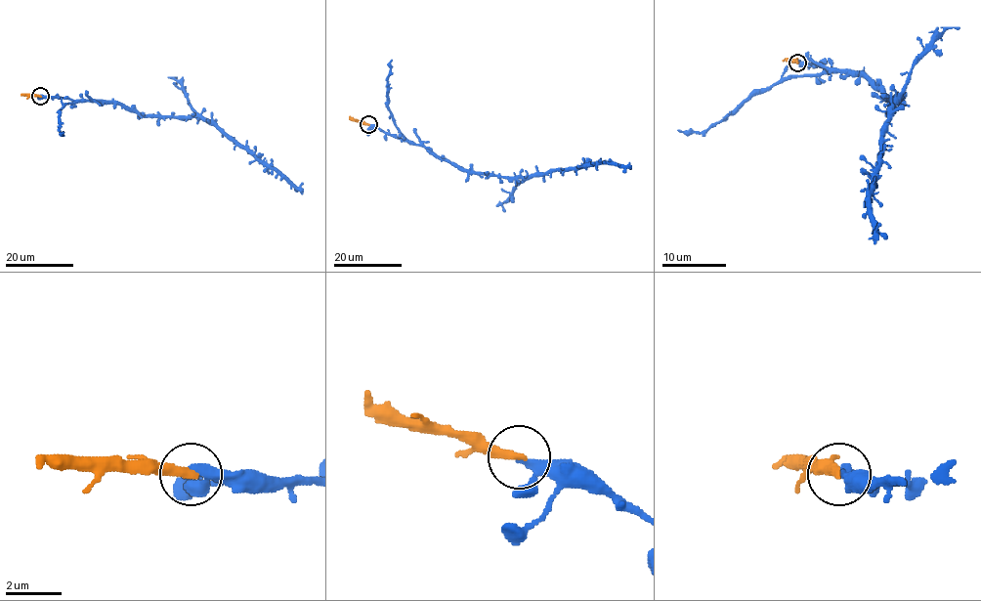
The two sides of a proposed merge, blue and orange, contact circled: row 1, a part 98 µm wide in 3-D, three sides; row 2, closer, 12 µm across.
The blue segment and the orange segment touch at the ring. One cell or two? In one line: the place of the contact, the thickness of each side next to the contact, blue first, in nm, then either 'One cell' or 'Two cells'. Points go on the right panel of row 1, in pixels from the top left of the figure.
Place: (797, 63). Thickness 280 nm (blue) against 340 nm. One cell

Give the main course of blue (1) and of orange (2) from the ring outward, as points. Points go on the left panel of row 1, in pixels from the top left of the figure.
1: (40, 96), (112, 102), (141, 114), (203, 117), (277, 168), (297, 187), (302, 183)
2: (40, 96), (21, 96)

